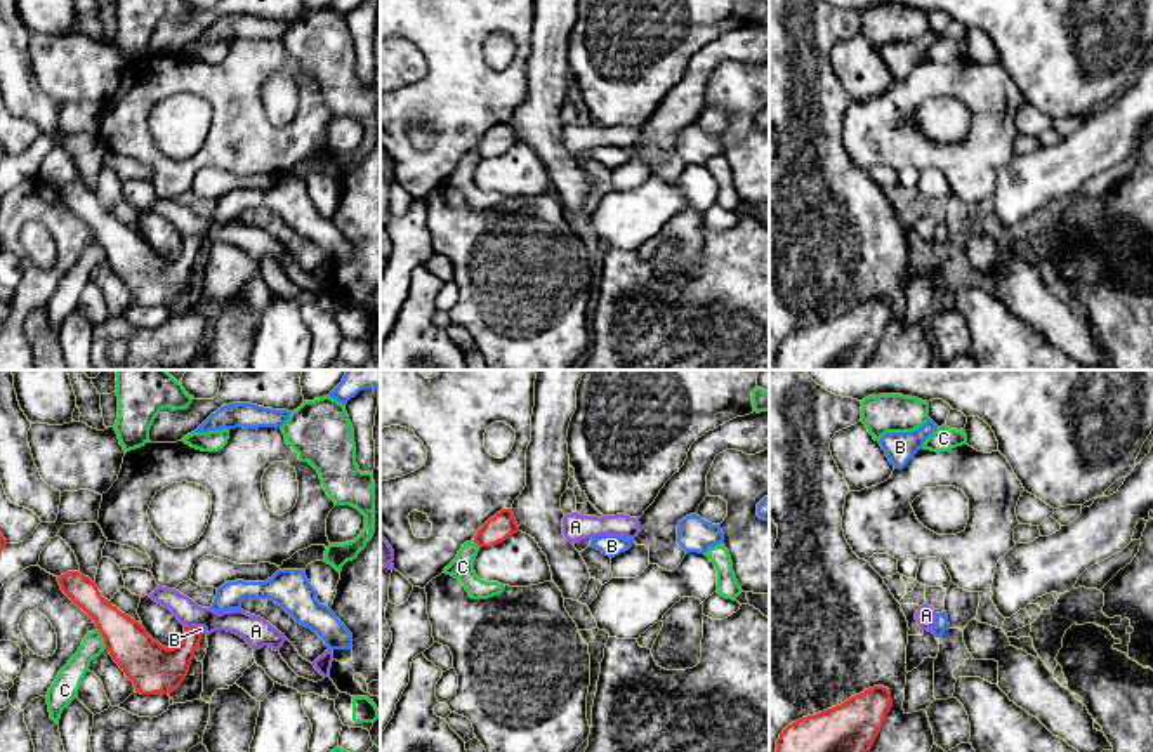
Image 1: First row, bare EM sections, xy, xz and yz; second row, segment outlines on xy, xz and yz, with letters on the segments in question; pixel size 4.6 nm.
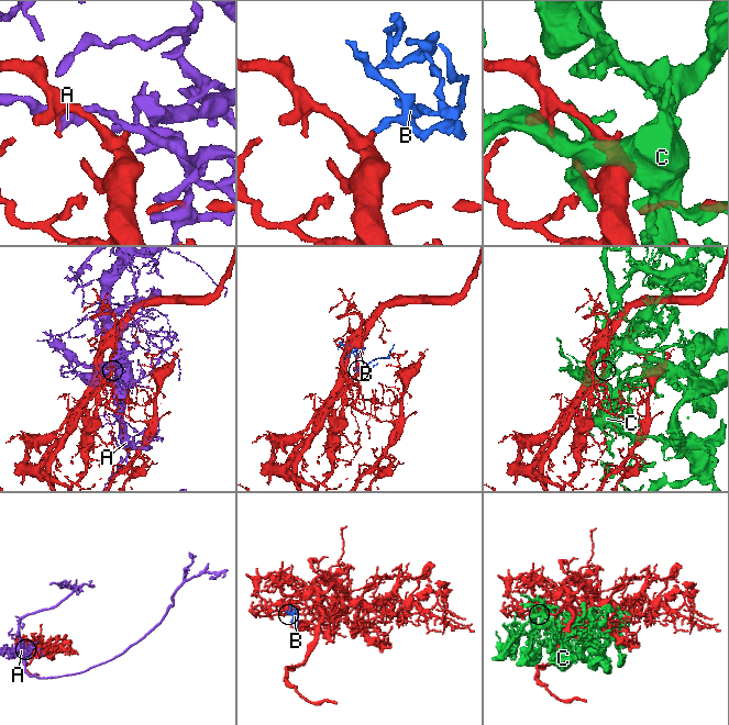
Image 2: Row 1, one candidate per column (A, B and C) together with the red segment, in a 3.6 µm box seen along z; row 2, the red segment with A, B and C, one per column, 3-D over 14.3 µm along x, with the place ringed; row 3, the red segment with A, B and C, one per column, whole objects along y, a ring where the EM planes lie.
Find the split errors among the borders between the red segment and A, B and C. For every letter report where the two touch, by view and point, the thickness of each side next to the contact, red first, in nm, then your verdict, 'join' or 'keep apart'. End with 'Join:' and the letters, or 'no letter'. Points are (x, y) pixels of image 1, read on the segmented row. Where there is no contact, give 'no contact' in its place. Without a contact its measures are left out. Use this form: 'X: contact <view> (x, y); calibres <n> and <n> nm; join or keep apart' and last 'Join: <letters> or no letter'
A: contact xy (191, 627); calibres 220 and 120 nm; keep apart
B: contact xy (200, 633); calibres 220 and 20 nm; join
C: contact xy (105, 639); calibres 220 and 120 nm; keep apart
Join: B

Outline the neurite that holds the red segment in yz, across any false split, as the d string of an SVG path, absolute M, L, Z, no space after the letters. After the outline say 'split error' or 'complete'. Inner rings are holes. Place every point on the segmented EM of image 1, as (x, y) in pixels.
M868 688L837 707L788 724L776 740L776 752L868 752L891 707L887 688Z; complete

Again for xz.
M502 509L490 518L476 533L474 542L479 547L491 547L519 531L512 509Z; complete

